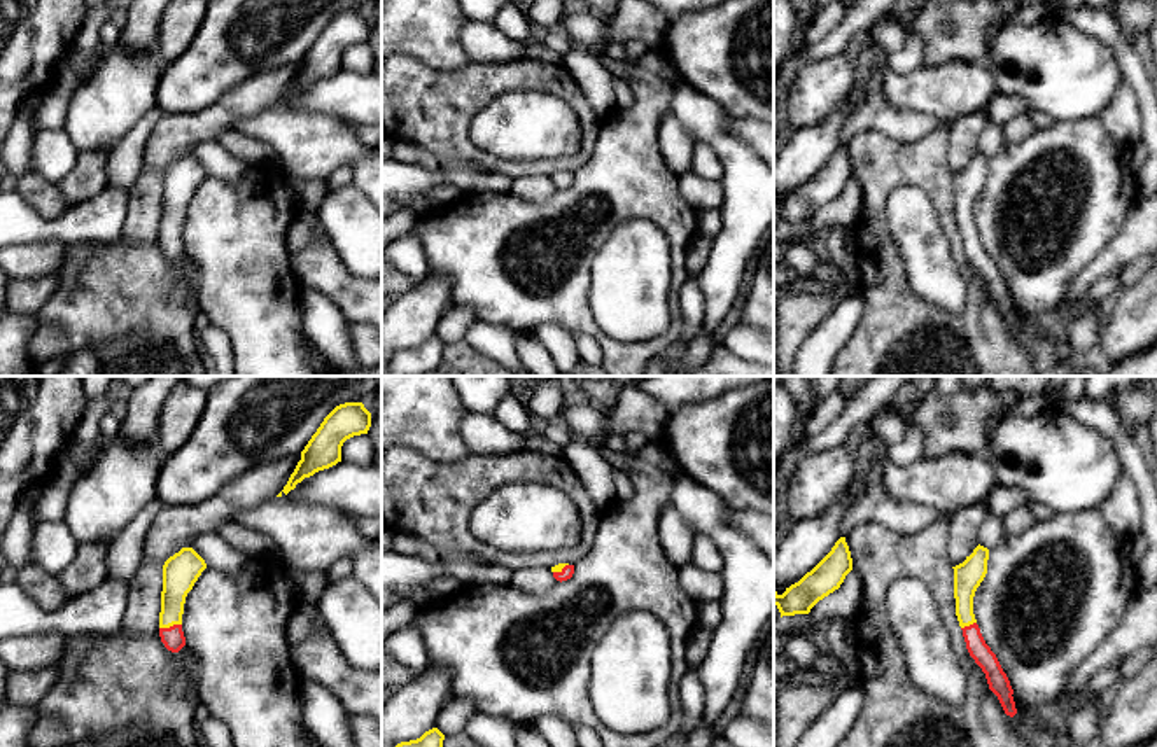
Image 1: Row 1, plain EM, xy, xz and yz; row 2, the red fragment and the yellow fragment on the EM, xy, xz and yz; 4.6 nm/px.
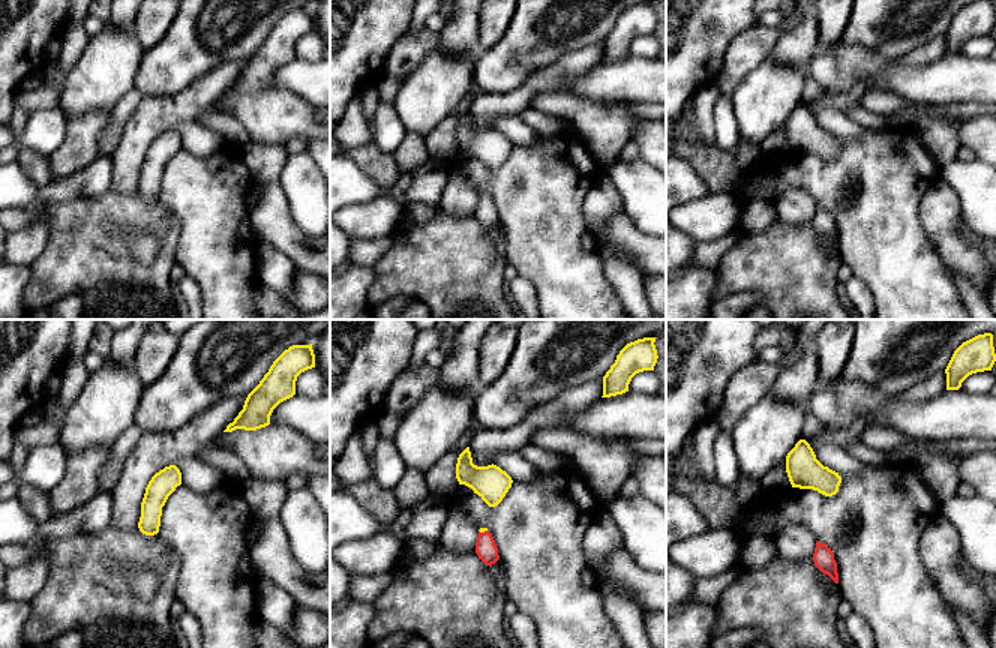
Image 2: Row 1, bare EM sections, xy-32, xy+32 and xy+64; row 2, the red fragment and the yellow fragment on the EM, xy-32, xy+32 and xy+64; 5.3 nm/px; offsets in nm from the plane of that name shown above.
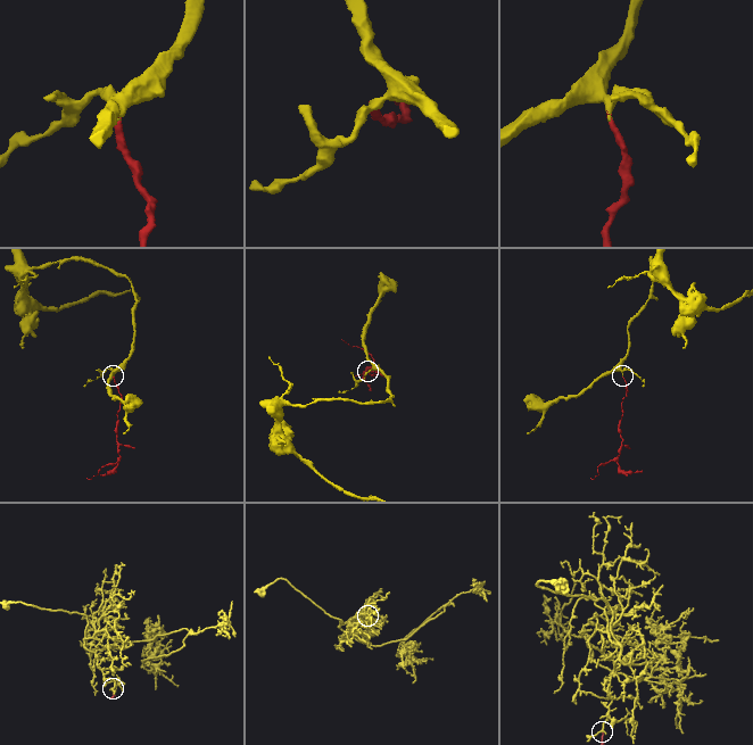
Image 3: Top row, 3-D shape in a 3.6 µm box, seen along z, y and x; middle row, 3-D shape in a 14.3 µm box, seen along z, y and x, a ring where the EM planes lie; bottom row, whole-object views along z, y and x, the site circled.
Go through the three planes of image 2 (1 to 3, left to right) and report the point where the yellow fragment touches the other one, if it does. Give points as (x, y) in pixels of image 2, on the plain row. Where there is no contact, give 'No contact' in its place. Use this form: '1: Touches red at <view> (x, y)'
1: No contact
2: Touches red at xy+32 (485, 195)
3: No contact

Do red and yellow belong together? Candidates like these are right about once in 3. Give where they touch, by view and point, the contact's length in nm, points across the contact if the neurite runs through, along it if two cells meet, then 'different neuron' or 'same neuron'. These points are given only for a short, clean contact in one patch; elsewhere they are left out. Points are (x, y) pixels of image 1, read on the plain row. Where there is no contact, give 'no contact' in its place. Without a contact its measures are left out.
xy (170, 235) | 110 nm | across xy (172, 245), (170, 235), (172, 205), (179, 182) | same neuron

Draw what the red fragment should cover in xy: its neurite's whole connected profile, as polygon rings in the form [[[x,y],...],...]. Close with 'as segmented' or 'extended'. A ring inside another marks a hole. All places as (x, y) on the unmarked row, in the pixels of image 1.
[[[182,156],[163,173],[159,245],[172,261],[179,261],[186,254],[182,240],[184,212],[205,177],[205,168],[193,156]]]; extended

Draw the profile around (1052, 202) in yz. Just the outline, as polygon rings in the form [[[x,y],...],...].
[[[1099,117],[1052,122],[989,157],[973,222],[1017,308],[1048,320],[1073,280],[1120,233],[1138,194],[1131,147],[1113,140]]]

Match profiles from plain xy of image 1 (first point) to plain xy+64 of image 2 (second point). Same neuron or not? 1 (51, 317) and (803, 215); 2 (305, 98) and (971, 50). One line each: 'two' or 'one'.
1: two
2: two

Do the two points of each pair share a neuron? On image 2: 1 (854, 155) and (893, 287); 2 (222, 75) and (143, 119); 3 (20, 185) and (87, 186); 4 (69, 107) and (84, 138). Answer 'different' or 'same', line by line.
1: same
2: same
3: same
4: different

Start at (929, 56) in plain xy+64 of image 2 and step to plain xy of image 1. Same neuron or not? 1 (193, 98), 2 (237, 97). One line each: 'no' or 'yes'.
1: no
2: yes

